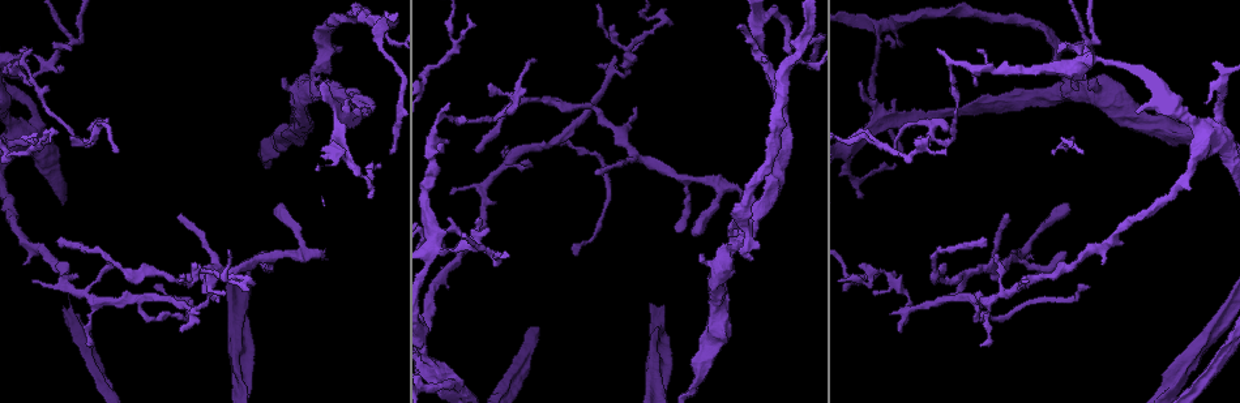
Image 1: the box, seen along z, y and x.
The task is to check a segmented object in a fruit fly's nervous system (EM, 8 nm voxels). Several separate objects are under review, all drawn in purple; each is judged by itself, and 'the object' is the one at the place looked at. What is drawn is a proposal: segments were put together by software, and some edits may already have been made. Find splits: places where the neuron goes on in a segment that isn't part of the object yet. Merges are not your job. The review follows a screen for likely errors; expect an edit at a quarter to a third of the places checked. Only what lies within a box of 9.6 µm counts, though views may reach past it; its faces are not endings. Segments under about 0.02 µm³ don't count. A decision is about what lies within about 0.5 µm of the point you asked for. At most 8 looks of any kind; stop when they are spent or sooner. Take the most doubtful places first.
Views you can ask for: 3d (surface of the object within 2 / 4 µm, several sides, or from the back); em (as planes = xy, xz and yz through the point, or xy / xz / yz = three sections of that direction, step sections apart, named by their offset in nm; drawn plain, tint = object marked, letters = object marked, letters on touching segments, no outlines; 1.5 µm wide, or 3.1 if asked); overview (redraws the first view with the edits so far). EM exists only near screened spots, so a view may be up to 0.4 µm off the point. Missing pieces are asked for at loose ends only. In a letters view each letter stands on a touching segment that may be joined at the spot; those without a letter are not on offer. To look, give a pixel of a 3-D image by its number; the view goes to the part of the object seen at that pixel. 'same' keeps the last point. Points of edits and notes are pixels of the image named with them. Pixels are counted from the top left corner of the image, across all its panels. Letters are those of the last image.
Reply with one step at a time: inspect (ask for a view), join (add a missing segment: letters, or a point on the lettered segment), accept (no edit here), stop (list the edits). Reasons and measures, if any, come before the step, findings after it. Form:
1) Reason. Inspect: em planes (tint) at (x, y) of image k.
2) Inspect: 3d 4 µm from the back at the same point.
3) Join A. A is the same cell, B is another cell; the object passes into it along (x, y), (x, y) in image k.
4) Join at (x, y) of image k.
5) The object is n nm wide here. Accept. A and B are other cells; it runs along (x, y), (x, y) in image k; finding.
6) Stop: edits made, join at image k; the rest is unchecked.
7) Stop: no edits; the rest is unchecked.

Thin end. Inspect: 3d 4 µm at (261, 251) of image 1.

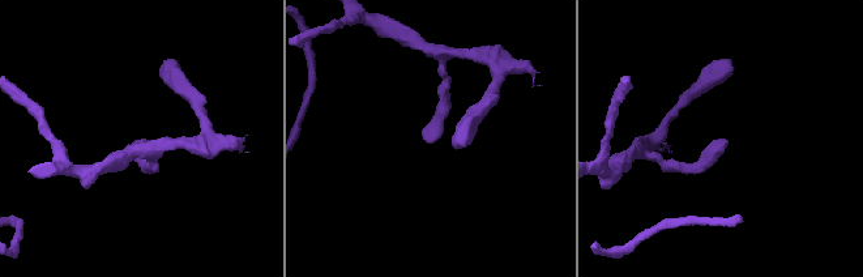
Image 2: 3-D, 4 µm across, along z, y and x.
Need the tissue. Inspect: em planes (plain) at (137, 140) of image 2.

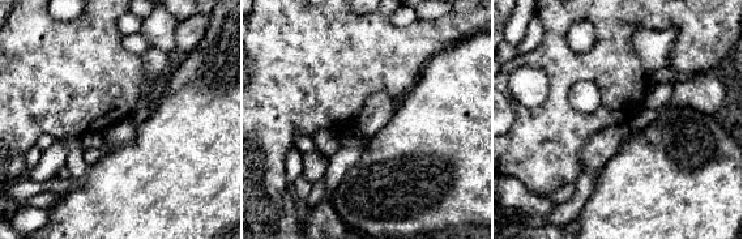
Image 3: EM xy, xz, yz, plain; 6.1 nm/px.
What lies round it. Inspect: em planes (letters) at the same point.

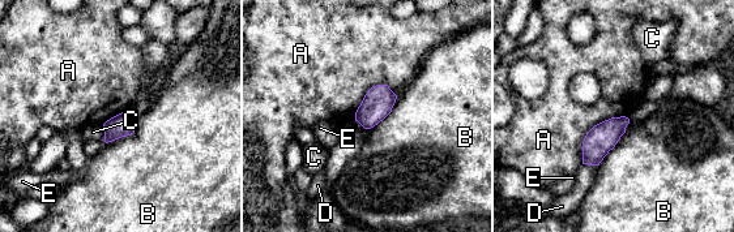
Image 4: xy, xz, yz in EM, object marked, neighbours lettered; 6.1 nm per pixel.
The object is 140 nm wide here. Accept. A, B, C, D and E are other cells; a border runs along (627, 116), (587, 133), (581, 163) in image 4; none of them fits.

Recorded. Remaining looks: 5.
Free end. Inspect: 3d 4 µm at (157, 288) of image 1.

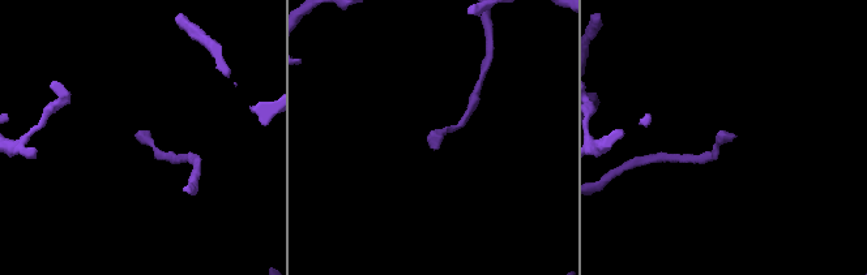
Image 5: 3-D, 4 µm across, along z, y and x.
Shape alone is not enough. Inspect: em xz step 4 (letters) at (142, 134) of image 5.

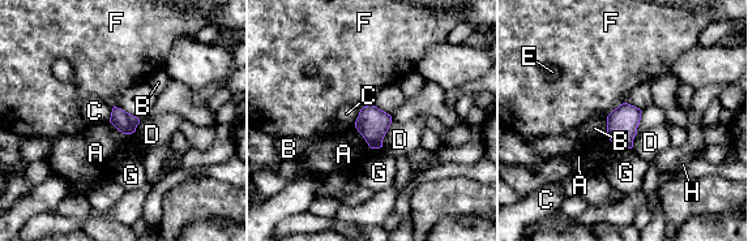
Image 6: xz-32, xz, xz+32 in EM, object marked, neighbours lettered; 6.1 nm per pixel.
The longest contact is with A, 220 nm. Accept. A, B, C, D, E, F, G and H are other cells; a border runs along (355, 127), (371, 147), (381, 147) in image 6; no lettered segment goes on from it.

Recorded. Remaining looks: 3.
Inspect: em planes (plain) at (874, 290) of image 1.

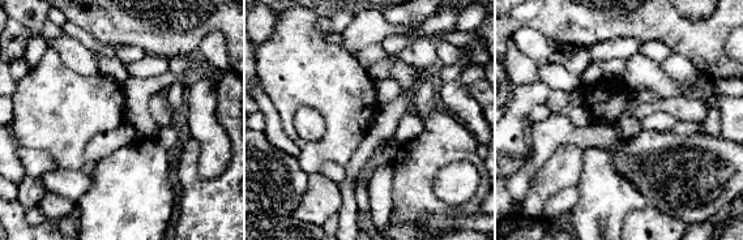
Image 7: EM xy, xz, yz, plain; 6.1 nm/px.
See the neighbours. Inspect: em planes (letters) at the same point.

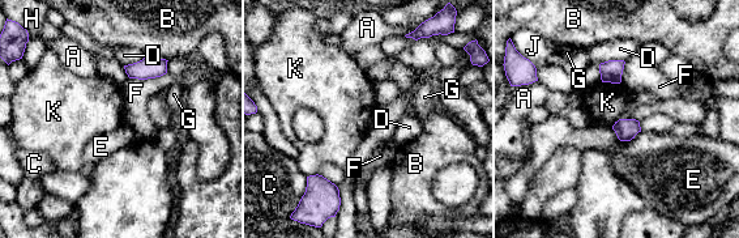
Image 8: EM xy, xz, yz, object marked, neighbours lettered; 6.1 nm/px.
Accept. A, B, C, D, E, F, G, H, J and K are other cells; none of them fits.

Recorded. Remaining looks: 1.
Stop: no edits; the rest is unchecked.

